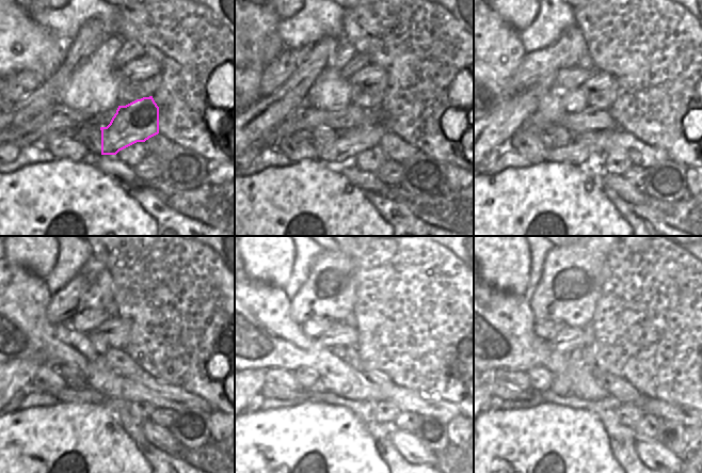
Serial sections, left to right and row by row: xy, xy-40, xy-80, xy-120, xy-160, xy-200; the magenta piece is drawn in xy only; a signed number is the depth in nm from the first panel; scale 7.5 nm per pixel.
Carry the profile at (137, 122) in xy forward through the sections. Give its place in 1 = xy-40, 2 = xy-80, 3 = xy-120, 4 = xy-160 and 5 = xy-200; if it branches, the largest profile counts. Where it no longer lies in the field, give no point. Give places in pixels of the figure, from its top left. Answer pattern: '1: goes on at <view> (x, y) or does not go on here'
1: goes on at xy-40 (349, 143)
2: goes on at xy-80 (591, 144)
3: goes on at xy-120 (86, 395)
4: goes on at xy-160 (302, 396)
5: goes on at xy-200 (505, 393)

